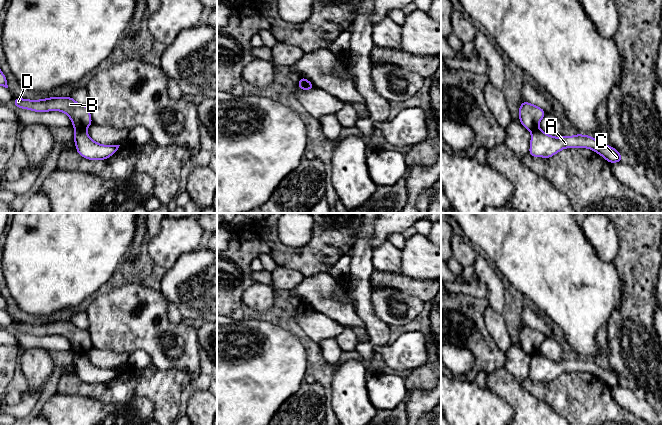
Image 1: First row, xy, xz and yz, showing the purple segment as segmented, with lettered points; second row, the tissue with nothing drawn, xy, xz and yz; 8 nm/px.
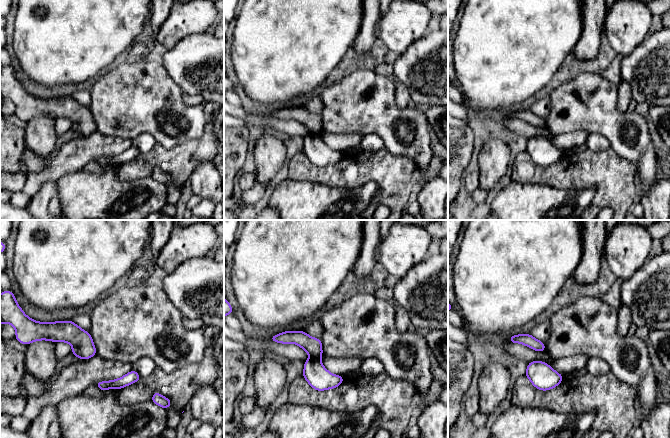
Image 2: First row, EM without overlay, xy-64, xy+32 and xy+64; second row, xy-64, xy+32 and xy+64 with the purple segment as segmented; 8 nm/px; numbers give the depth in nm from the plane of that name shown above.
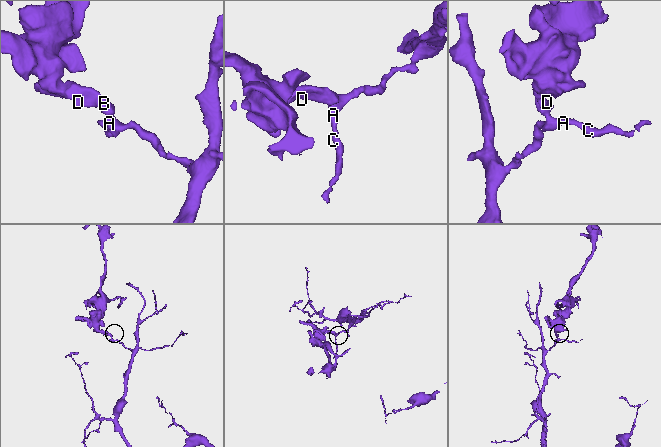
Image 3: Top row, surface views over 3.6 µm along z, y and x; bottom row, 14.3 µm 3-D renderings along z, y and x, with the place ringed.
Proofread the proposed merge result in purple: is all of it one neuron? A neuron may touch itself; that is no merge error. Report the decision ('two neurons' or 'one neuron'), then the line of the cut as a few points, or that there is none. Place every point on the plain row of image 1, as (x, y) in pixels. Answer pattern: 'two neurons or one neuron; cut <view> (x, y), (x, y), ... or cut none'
two neurons; cut xy (75, 352), (85, 354)

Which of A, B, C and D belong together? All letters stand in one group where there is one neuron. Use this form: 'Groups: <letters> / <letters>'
Groups: A C / B D

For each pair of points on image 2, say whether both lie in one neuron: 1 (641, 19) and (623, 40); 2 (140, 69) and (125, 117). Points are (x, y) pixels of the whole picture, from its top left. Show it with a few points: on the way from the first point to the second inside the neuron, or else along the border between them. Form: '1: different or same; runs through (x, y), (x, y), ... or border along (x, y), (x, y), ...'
1: same; runs through (636, 24), (625, 35)
2: same; runs through (140, 81), (140, 90), (125, 105)

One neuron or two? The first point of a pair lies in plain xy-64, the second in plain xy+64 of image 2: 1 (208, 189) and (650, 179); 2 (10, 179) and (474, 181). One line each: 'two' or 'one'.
1: two
2: one

